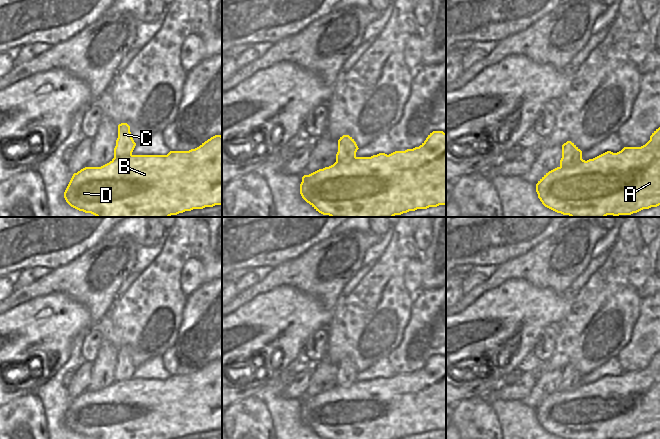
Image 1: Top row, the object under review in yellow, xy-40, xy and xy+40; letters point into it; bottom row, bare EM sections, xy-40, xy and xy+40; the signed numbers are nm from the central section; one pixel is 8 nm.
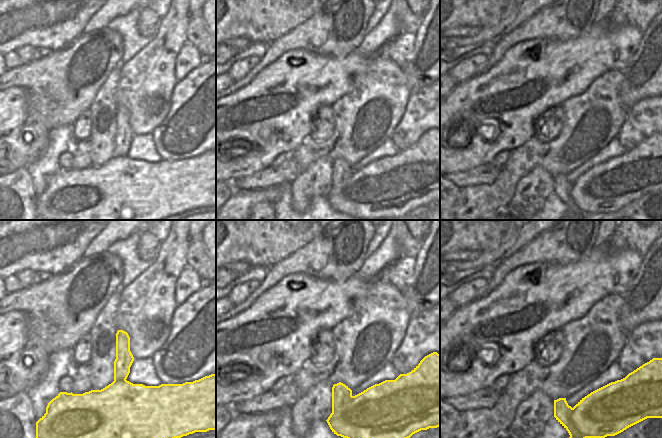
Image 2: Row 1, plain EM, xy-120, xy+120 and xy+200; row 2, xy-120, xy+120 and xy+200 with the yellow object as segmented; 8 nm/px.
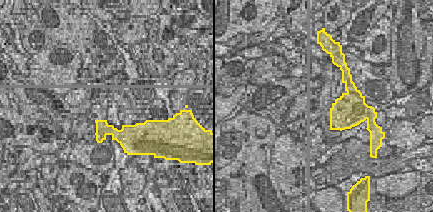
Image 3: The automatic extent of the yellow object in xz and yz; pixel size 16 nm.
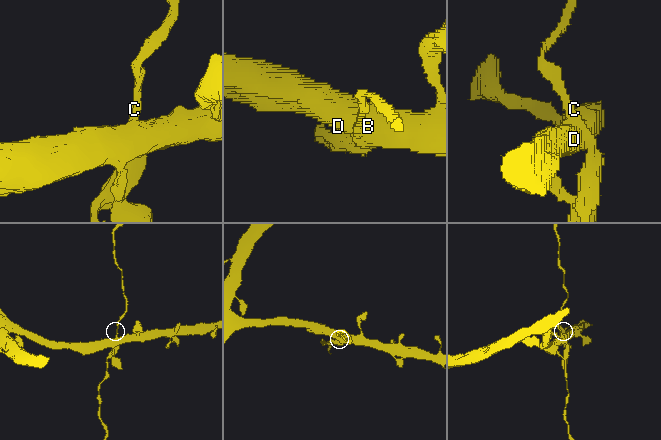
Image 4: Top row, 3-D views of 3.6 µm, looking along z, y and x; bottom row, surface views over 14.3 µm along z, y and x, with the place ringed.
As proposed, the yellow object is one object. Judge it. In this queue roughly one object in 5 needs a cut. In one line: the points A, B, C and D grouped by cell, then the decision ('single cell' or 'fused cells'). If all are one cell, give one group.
A B C D; single cell

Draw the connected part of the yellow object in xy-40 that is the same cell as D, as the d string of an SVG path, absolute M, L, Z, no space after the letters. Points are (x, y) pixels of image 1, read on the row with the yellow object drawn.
M127 123L118 125L118 138L114 148L114 158L101 167L85 167L74 173L65 192L64 198L66 202L73 208L91 213L96 217L170 217L185 211L193 209L203 209L205 207L213 207L222 205L222 136L215 135L202 143L199 147L189 151L170 151L167 155L133 155L132 152L136 146L130 132L130 126Z

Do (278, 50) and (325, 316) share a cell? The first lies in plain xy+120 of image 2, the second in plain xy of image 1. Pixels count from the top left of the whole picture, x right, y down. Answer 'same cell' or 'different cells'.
different cells

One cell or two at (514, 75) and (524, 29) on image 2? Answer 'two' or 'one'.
two

